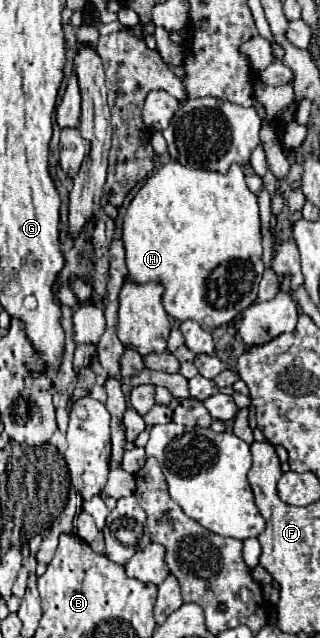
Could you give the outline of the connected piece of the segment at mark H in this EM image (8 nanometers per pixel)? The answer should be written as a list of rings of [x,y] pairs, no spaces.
[[[168,162],[146,180],[124,214],[122,240],[126,248],[128,276],[136,284],[164,284],[164,310],[180,322],[194,320],[210,332],[228,324],[258,298],[258,284],[264,274],[260,228],[256,194],[246,186],[246,176],[238,164],[230,166],[226,174],[220,174],[188,168],[180,162]]]

